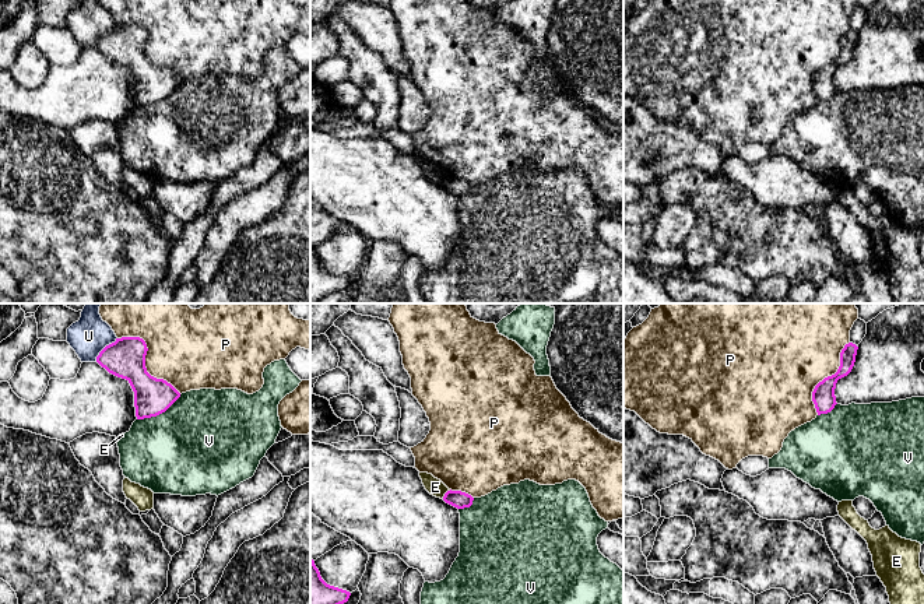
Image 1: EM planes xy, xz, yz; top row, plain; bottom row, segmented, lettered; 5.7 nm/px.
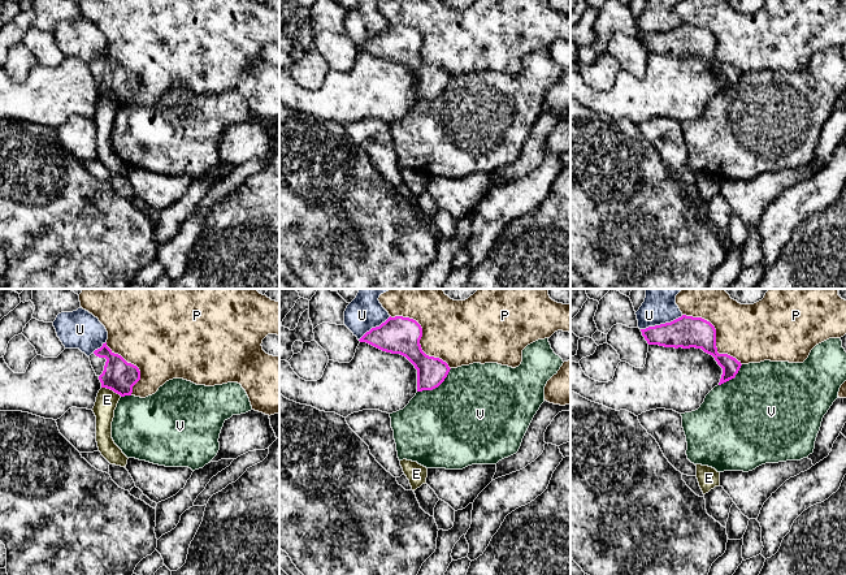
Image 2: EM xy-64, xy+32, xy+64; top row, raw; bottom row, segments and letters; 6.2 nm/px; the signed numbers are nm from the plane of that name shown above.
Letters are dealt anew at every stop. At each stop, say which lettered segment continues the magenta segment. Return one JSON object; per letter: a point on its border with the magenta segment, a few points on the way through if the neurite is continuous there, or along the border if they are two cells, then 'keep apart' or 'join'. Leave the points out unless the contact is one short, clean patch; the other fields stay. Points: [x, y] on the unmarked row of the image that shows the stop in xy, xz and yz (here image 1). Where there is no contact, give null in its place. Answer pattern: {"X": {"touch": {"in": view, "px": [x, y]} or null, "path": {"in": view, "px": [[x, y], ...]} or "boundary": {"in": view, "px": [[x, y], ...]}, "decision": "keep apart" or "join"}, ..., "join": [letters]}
{"E": {"touch": {"in": "xz", "px": [445, 181]}, "boundary": {"in": "xz", "px": [[450, 176], [442, 185]]}, "decision": "keep apart"}, "P": {"touch": {"in": "xy", "px": [144, 46]}, "decision": "keep apart"}, "U": {"touch": {"in": "xy", "px": [104, 35]}, "decision": "keep apart"}, "V": {"touch": {"in": "xy", "px": [158, 101]}, "decision": "keep apart"}, "join": []}

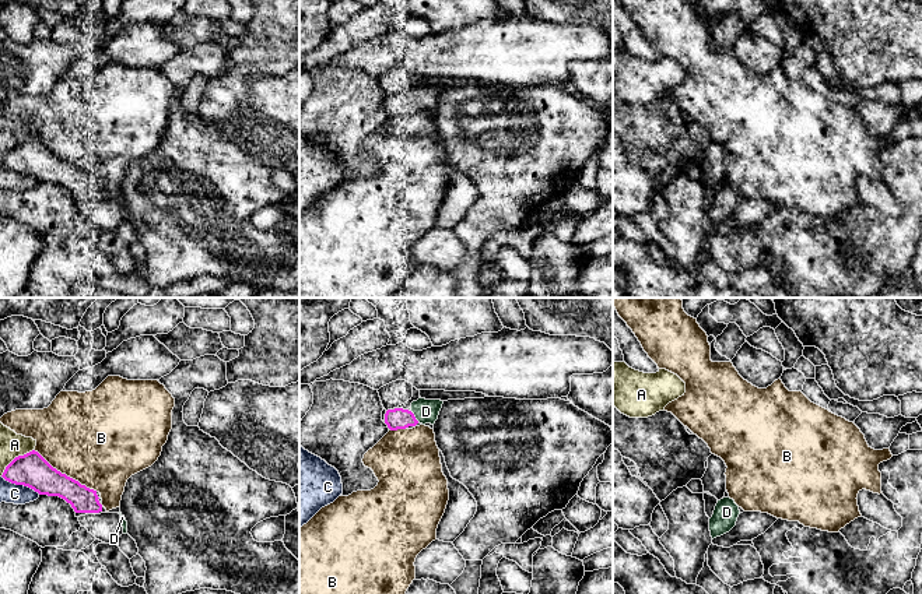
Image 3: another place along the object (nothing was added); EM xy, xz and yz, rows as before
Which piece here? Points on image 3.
{"A": {"touch": {"in": "xy", "px": [16, 144]}, "decision": "keep apart"}, "B": {"touch": {"in": "xy", "px": [65, 161]}, "decision": "keep apart"}, "C": {"touch": {"in": "xy", "px": [21, 171]}, "decision": "keep apart"}, "D": {"touch": {"in": "xz", "px": [414, 104]}, "decision": "join"}, "join": ["D"]}

